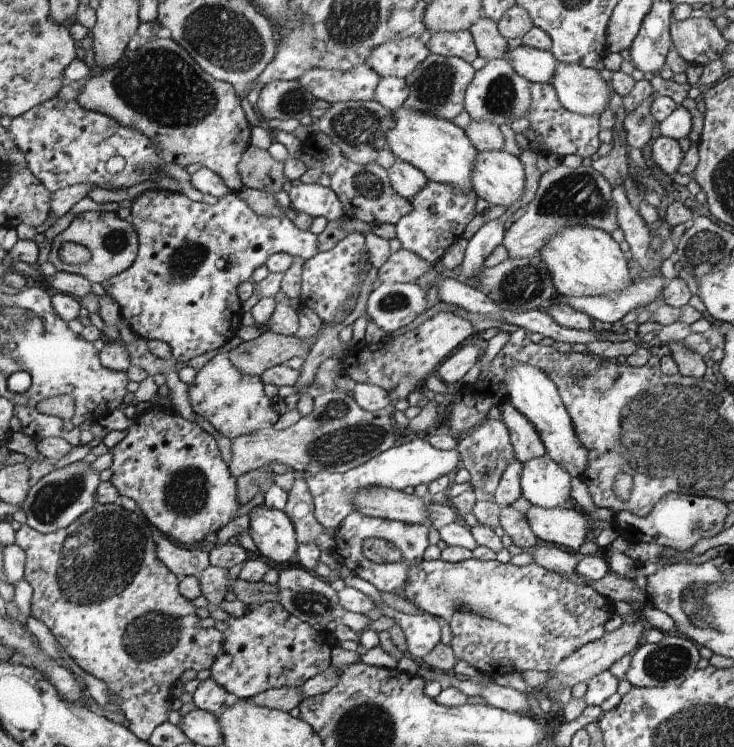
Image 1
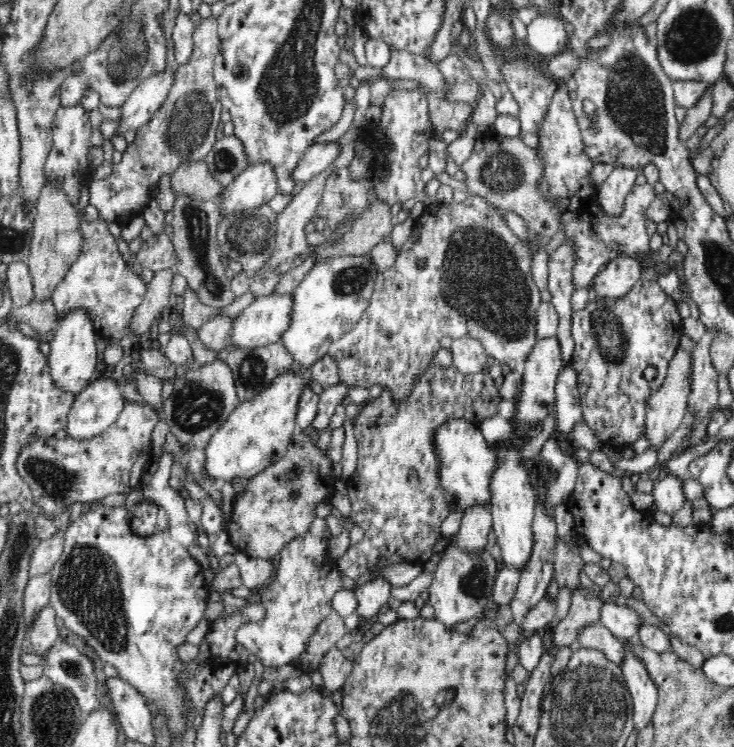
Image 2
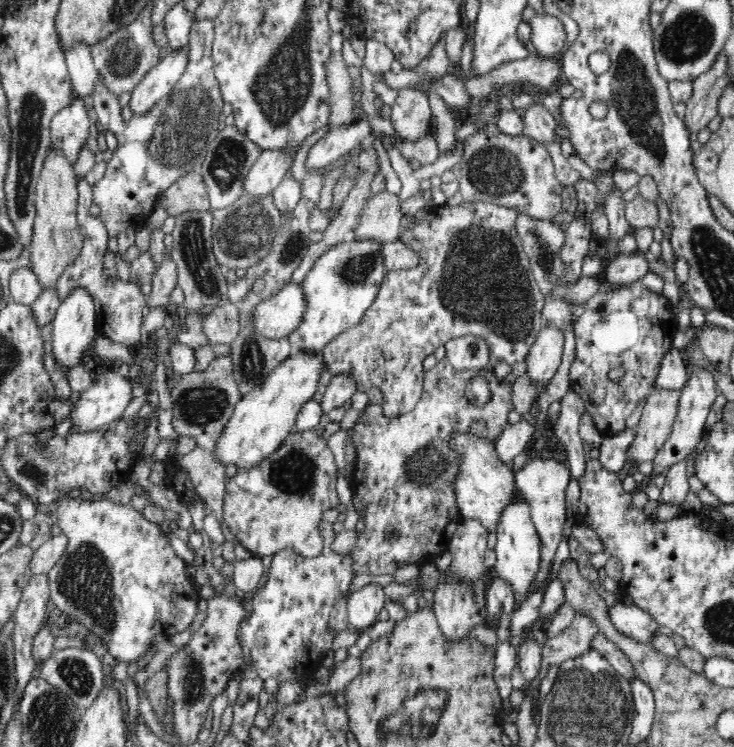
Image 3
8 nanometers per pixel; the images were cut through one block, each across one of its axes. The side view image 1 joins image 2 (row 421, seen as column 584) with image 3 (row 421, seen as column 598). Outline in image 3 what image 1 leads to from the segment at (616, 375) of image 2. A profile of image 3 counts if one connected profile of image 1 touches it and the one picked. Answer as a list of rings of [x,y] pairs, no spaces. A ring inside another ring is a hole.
[[[642,280],[616,290],[612,288],[608,292],[598,292],[584,304],[574,307],[573,332],[576,350],[574,363],[569,370],[569,381],[573,391],[580,395],[587,415],[602,436],[616,436],[622,431],[633,431],[638,426],[646,399],[654,392],[653,386],[662,360],[666,354],[670,354],[677,331],[676,314],[668,298],[662,293],[649,290]],[[616,367],[624,369],[624,376],[612,380],[608,373]]]

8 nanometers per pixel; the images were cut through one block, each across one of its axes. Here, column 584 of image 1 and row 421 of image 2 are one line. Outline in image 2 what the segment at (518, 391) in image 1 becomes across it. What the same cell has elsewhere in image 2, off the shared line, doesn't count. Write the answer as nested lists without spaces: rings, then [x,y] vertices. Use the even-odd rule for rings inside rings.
[[[454,418],[443,422],[433,435],[433,450],[435,458],[438,462],[438,478],[439,482],[456,500],[456,504],[460,508],[468,508],[468,506],[488,506],[490,505],[490,494],[487,489],[490,488],[491,472],[495,465],[491,446],[488,444],[484,435],[481,434],[481,428],[466,418]]]

